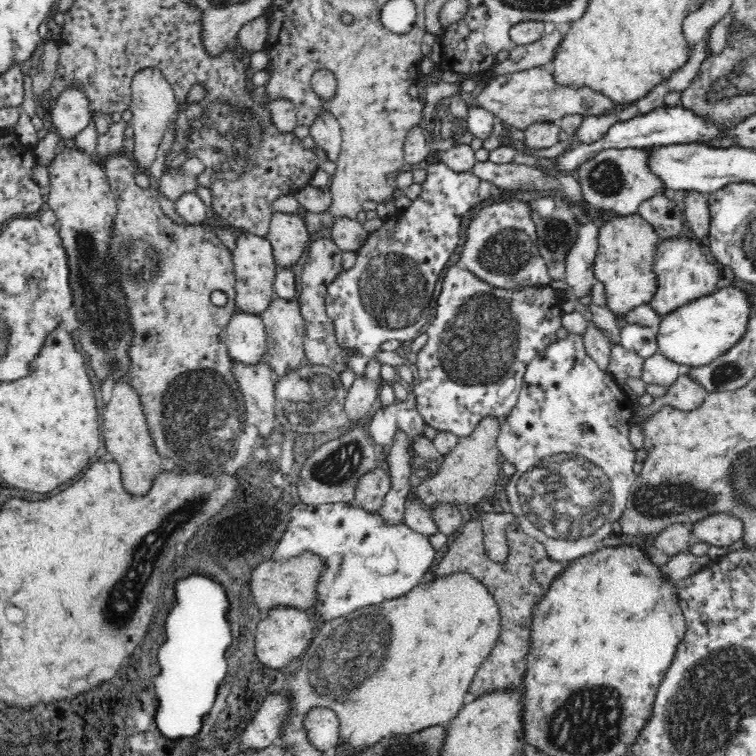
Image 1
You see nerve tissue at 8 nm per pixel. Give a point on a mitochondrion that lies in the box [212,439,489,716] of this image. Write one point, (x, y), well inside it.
(346, 649)

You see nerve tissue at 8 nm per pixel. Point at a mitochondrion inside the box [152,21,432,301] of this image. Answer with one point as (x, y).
(232, 133)

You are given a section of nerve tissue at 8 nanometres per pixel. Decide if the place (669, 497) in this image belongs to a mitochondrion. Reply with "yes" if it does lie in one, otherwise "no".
yes

